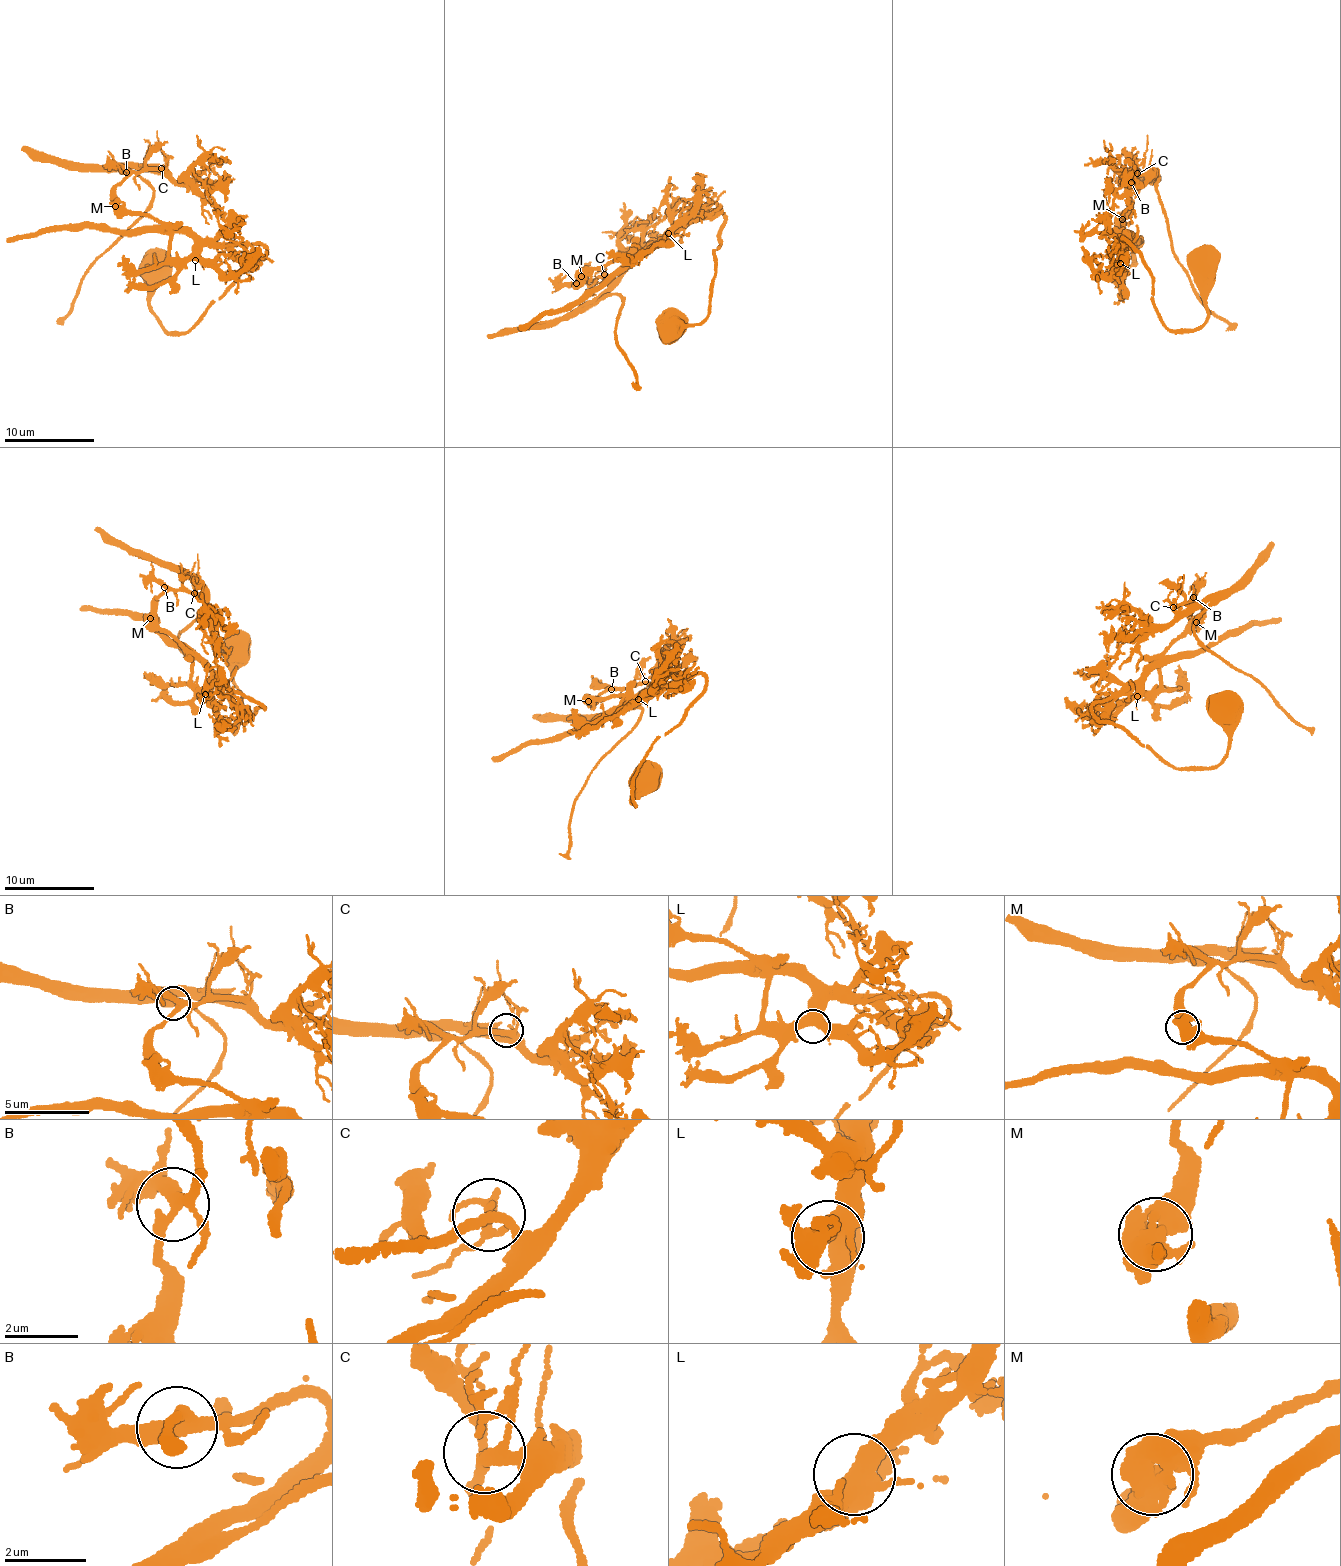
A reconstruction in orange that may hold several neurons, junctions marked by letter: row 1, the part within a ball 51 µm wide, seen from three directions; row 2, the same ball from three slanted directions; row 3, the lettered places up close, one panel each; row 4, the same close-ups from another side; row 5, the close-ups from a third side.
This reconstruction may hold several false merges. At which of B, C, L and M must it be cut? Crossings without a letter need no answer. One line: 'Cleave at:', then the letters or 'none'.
Cleave at: M

